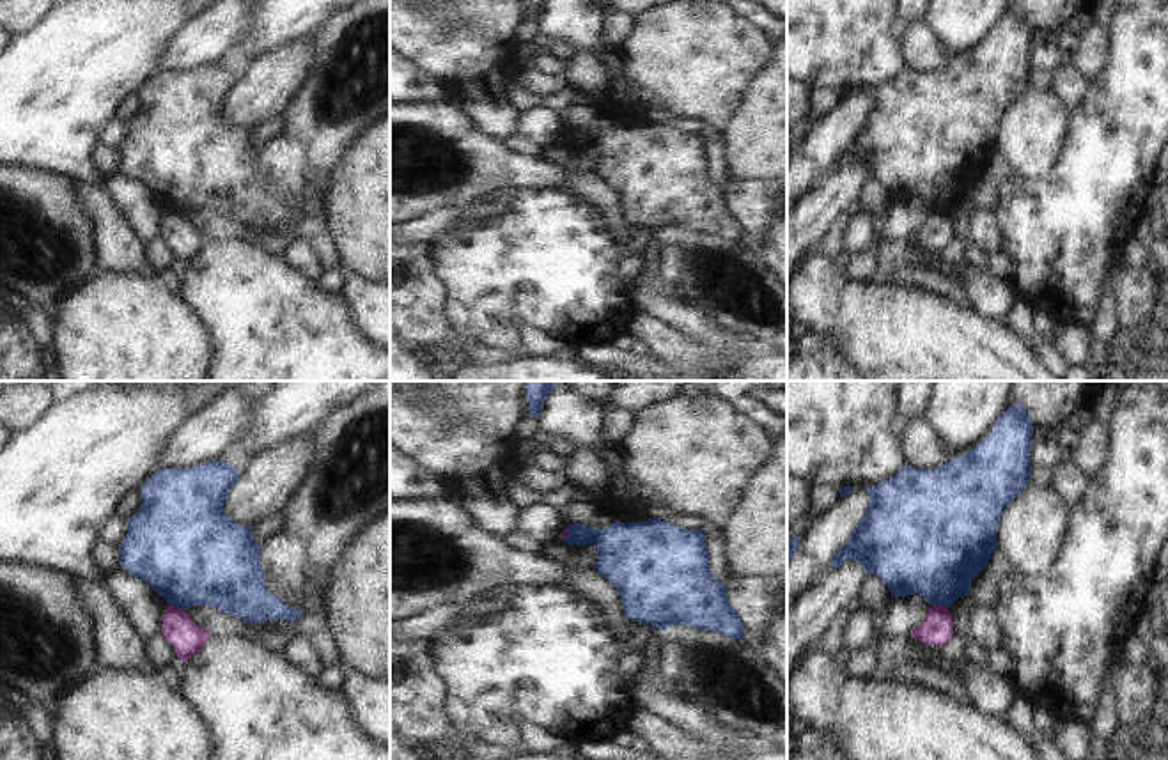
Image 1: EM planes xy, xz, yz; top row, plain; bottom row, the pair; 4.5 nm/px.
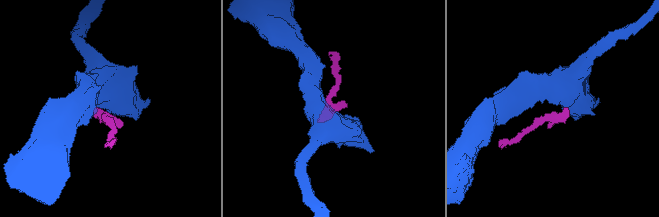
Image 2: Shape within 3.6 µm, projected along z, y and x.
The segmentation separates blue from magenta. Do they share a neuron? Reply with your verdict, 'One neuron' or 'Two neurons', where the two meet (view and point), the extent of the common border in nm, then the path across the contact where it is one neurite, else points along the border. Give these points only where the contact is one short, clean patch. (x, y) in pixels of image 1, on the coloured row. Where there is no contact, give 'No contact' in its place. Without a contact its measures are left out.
Two neurons. Touches blue at xy (176, 606). Shared border 80 nm. Boundary: xy (169, 603), (183, 610)

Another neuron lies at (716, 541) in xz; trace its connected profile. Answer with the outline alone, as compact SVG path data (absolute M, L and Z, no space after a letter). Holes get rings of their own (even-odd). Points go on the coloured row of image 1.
M705 523L702 533L705 535L707 549L712 558L712 576L725 585L730 579L732 570L723 526L716 523Z

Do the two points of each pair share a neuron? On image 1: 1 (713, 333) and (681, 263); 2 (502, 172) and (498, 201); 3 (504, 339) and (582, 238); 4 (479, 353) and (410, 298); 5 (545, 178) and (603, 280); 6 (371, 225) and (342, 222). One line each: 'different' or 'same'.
1: different
2: different
3: different
4: same
5: different
6: same

